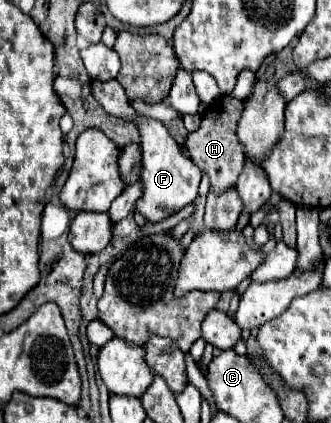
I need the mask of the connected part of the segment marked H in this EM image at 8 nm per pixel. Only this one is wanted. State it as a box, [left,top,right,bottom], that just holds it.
[185,94,245,192]

